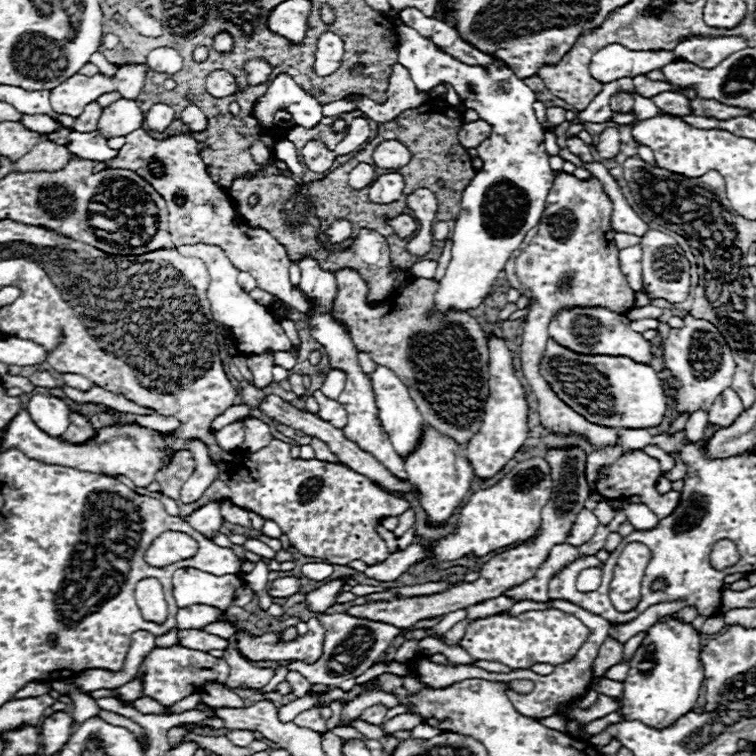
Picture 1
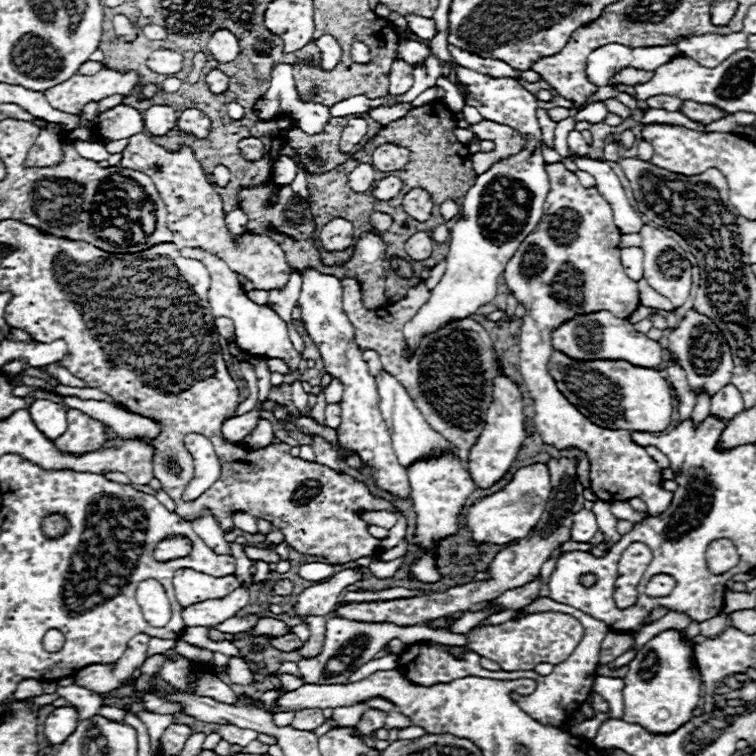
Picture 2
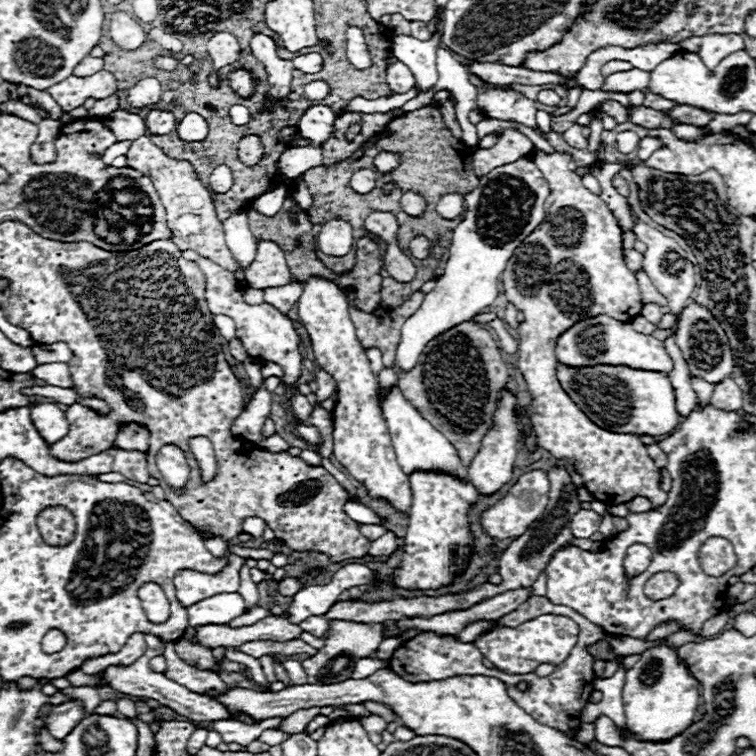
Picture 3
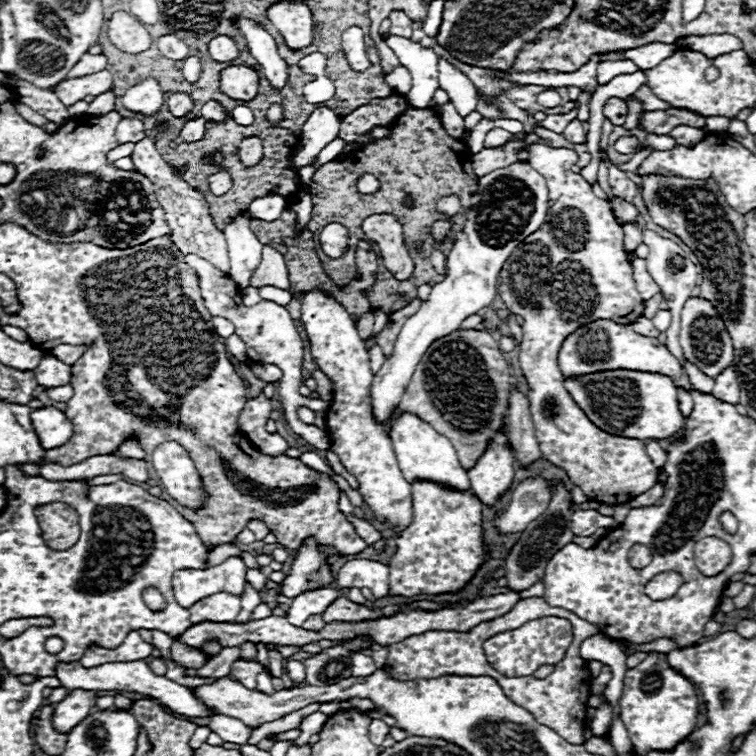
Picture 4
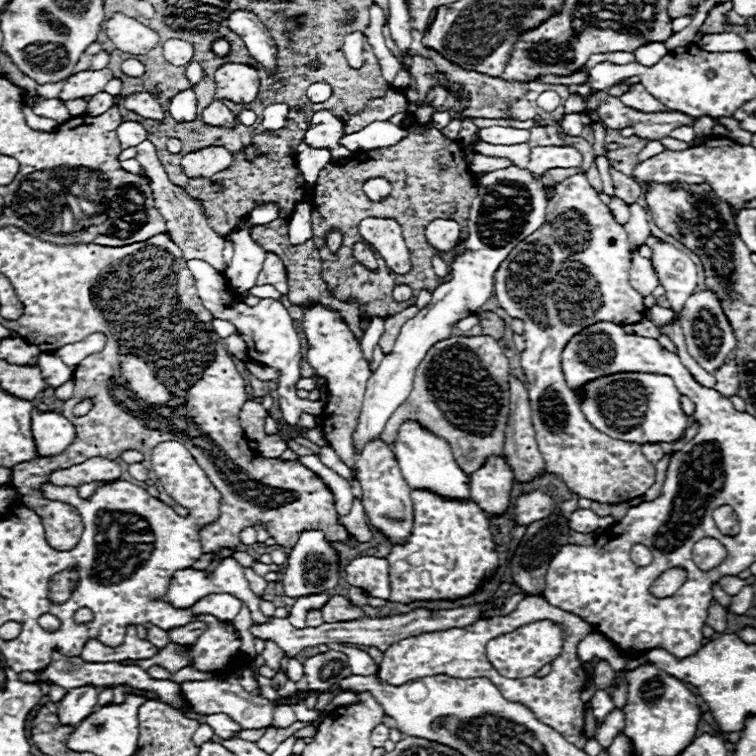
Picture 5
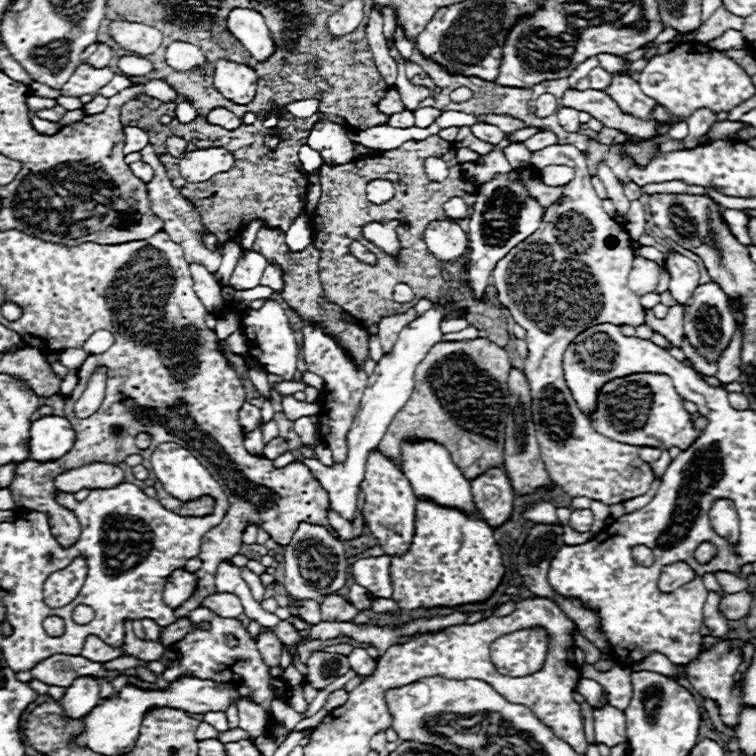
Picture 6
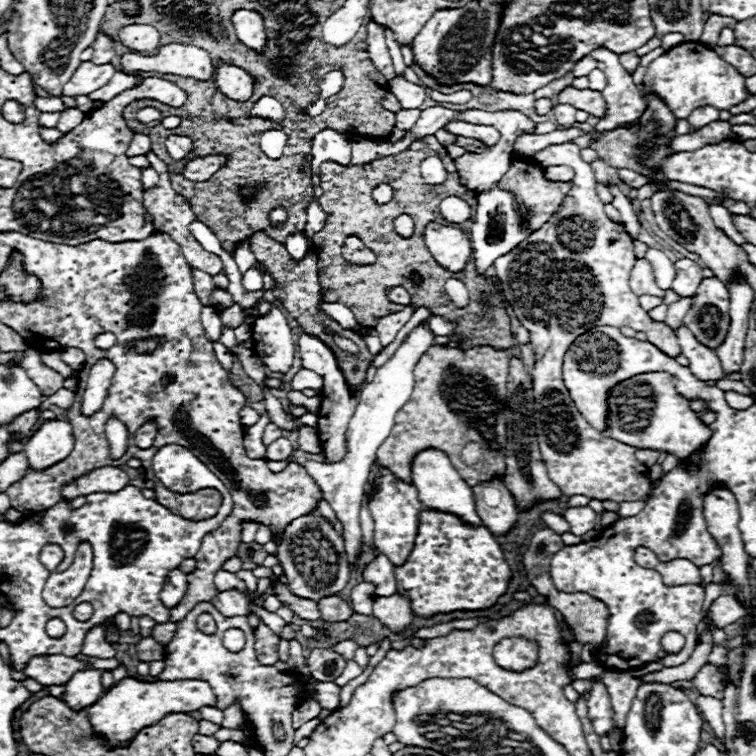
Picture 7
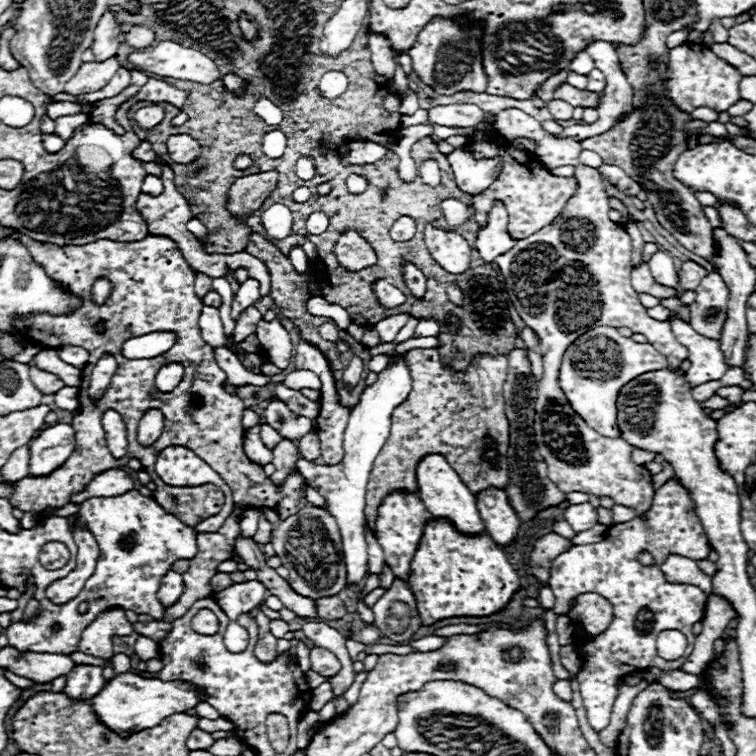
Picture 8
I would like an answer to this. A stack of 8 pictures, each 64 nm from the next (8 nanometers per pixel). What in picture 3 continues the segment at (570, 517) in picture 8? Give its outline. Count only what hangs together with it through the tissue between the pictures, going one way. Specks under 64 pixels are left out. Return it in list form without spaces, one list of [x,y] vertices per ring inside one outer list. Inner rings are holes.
[[[592,510],[576,512],[570,524],[574,538],[590,538],[594,532],[598,532],[598,526],[600,526],[600,516]]]

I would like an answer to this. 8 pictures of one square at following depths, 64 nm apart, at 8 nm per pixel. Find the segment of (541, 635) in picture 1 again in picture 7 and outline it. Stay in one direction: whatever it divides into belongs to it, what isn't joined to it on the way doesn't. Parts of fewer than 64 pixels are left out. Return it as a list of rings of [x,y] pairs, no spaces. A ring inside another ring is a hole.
[[[504,638],[494,646],[496,664],[512,672],[524,672],[526,668],[536,666],[536,654],[538,646],[528,638]]]

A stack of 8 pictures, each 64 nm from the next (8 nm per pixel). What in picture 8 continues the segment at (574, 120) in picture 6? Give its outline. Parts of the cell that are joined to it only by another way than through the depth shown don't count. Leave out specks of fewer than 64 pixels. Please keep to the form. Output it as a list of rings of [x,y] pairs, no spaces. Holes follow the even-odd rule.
[[[550,100],[548,102],[548,110],[550,110],[550,114],[552,114],[554,120],[572,120],[574,106],[570,106],[564,100]]]

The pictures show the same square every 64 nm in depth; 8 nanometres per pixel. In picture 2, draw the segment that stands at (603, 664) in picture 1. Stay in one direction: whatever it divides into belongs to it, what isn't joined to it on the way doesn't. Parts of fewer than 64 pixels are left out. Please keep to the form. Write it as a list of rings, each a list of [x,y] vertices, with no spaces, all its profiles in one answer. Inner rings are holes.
[[[610,632],[600,648],[600,664],[610,664],[620,654],[624,654],[632,646],[632,636],[628,634],[614,634]]]

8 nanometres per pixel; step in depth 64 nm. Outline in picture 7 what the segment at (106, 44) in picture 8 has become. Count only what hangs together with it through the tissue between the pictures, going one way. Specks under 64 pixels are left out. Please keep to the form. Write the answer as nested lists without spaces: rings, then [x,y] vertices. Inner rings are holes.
[[[98,32],[98,38],[92,44],[92,48],[94,48],[94,56],[92,56],[94,64],[108,64],[114,56],[114,42],[112,42],[112,38],[104,36],[102,32]]]

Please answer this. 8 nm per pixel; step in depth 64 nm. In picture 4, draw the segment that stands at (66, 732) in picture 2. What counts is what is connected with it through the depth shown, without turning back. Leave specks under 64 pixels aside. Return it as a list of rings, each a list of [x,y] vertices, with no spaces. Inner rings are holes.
[[[88,690],[70,692],[68,698],[64,698],[54,706],[54,714],[52,714],[54,730],[60,734],[66,734],[76,724],[80,724],[84,716],[92,712],[94,704],[96,704],[96,692],[88,692]]]

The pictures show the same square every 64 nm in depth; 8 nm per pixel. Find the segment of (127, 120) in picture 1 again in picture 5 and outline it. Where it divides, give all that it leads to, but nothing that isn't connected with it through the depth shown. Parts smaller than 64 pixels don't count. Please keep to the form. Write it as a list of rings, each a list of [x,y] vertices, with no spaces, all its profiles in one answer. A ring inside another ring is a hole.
[[[122,122],[116,130],[118,134],[118,140],[120,140],[120,146],[122,148],[128,148],[128,146],[136,146],[140,144],[142,140],[146,140],[146,130],[140,122]]]

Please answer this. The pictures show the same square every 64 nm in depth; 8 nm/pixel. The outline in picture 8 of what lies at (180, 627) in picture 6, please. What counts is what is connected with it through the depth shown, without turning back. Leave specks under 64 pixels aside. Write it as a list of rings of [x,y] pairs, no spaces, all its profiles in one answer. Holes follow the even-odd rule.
[[[154,620],[150,624],[140,624],[140,622],[134,624],[134,632],[142,634],[142,636],[148,636],[148,638],[152,638],[156,642],[162,642],[168,636],[170,630],[172,630],[172,624],[170,622],[156,622]]]

